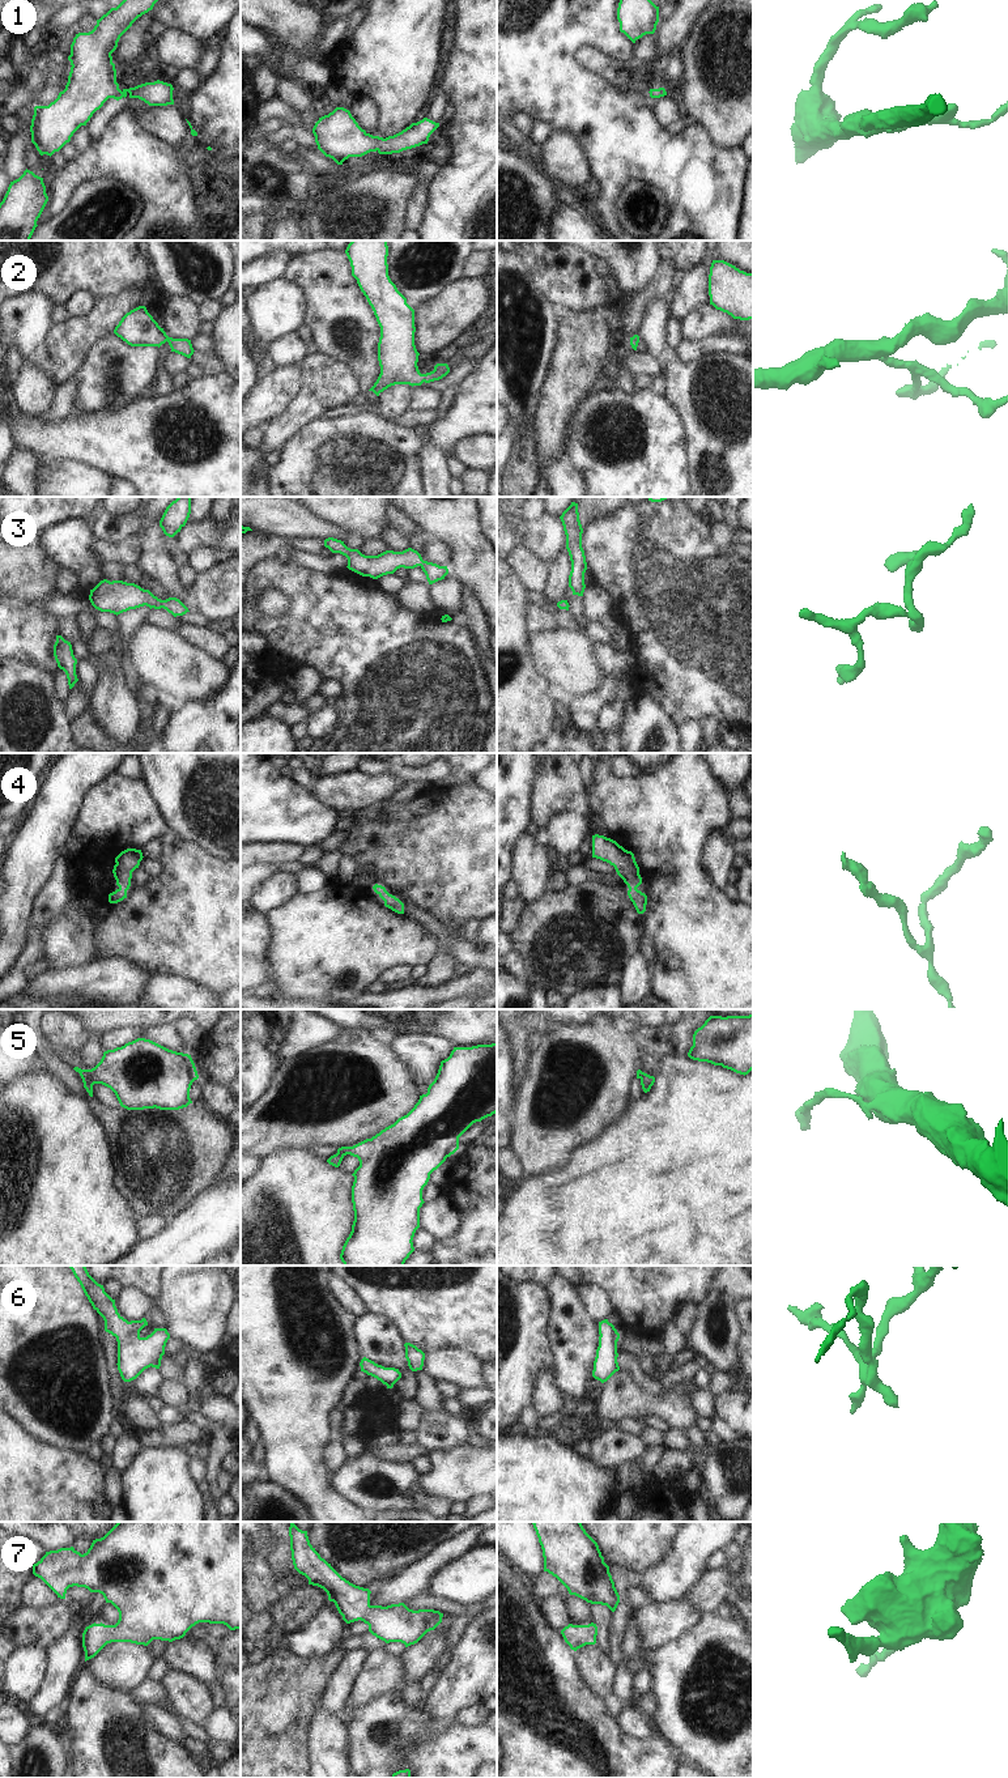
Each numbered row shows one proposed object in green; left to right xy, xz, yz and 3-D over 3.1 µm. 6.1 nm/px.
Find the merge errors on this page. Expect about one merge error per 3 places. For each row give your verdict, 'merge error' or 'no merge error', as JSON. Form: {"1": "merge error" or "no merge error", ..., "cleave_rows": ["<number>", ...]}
{"1": "no merge error", "2": "no merge error", "3": "no merge error", "4": "no merge error", "5": "merge error", "6": "no merge error", "7": "no merge error", "cleave_rows": ["5"]}

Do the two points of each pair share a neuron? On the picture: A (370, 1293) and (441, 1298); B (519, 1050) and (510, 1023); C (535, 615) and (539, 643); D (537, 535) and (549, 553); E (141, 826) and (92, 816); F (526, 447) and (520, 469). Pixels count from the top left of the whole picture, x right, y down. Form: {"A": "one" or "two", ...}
{"A": "one", "B": "one", "C": "two", "D": "one", "E": "one", "F": "one"}

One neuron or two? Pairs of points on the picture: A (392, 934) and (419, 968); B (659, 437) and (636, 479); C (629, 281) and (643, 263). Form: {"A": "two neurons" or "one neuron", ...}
{"A": "one neuron", "B": "one neuron", "C": "one neuron"}

